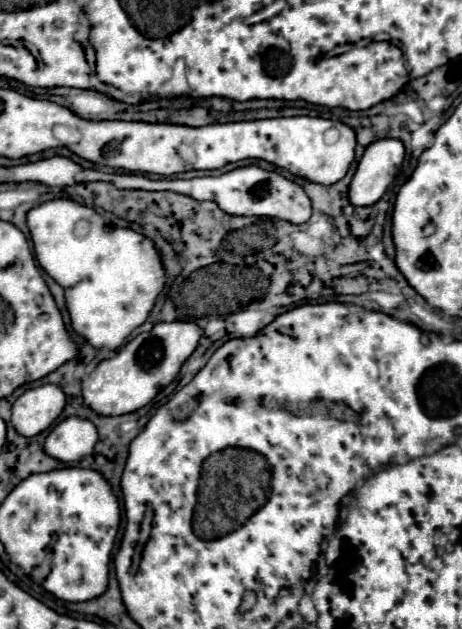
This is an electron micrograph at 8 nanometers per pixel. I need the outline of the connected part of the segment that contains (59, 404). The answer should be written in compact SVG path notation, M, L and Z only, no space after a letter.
M54 384L30 388L12 404L12 426L22 436L36 436L60 416L64 404L66 396Z

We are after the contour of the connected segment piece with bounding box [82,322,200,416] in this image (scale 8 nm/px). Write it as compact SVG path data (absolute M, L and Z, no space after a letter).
M162 322L150 332L138 334L114 358L102 360L88 382L82 382L82 398L100 416L120 416L146 406L180 372L180 366L196 350L200 328L194 322Z

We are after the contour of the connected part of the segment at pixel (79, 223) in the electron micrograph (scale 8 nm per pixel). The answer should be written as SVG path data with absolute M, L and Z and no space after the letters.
M58 198L44 202L28 212L28 228L34 242L34 254L38 264L46 274L64 288L66 292L66 310L72 320L72 328L96 350L116 350L140 324L146 322L148 312L152 310L160 290L164 288L166 276L162 266L162 256L156 252L154 244L130 230L104 226L100 214L94 208L82 206L68 198Z

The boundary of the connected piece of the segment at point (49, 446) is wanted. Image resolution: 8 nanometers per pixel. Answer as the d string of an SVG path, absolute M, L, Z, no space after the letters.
M84 418L62 420L46 438L44 452L60 462L78 462L92 454L98 440L96 426Z

